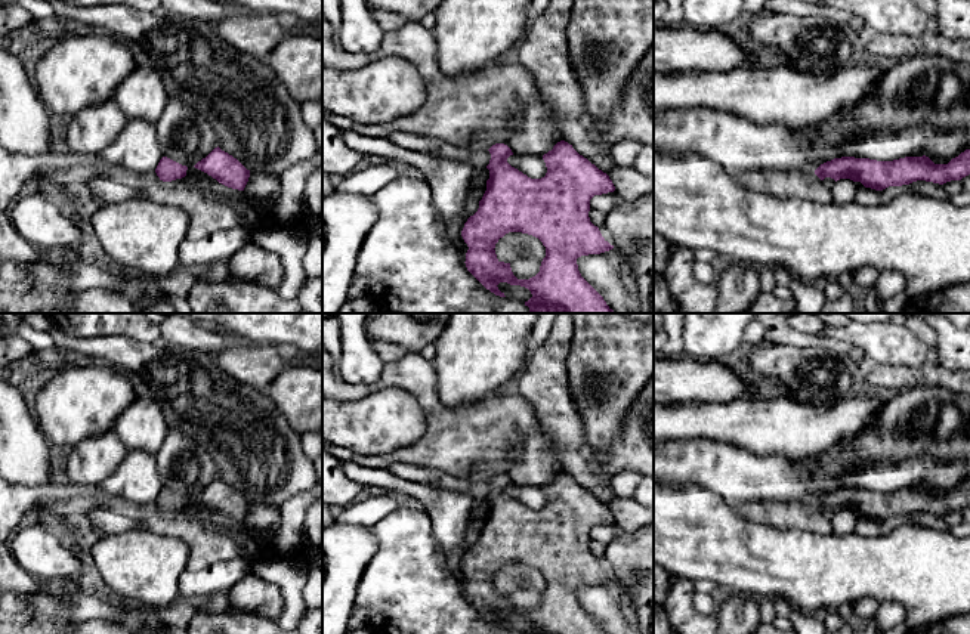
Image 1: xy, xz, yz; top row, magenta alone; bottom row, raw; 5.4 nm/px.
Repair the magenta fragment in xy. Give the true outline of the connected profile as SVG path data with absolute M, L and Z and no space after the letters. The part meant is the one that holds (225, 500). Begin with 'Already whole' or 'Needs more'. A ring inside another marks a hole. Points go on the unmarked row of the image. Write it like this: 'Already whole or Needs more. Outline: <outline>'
Already whole. Outline: M219 477L194 498L207 504L219 514L238 522L244 522L250 508L250 501Z

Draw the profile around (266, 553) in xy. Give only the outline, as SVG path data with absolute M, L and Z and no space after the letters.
M262 535L262 538L265 539L265 542L254 560L256 562L268 562L272 559L279 559L271 544L272 535Z

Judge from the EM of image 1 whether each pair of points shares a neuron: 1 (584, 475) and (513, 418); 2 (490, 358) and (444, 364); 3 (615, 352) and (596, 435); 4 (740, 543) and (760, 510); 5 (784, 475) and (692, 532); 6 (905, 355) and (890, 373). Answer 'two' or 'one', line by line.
1: two
2: one
3: one
4: two
5: two
6: two

